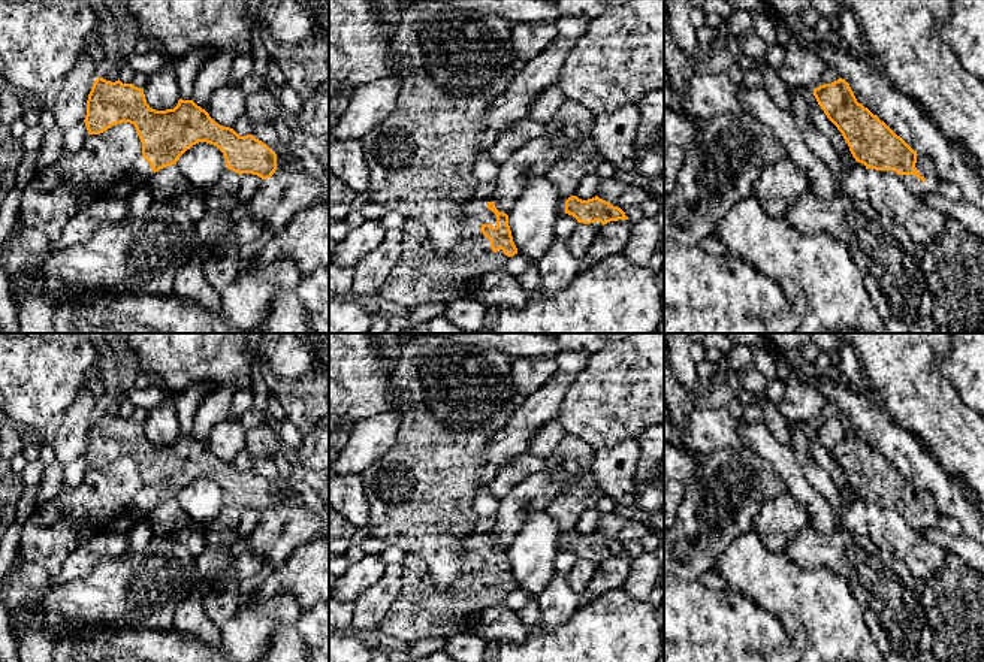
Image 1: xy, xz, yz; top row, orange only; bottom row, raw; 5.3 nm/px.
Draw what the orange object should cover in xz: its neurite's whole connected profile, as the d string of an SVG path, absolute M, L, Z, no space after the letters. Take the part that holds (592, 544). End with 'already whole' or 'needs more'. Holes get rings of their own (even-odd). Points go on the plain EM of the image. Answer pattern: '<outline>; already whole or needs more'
M571 530L565 535L565 548L573 550L577 557L591 559L600 556L603 560L610 556L628 554L625 547L598 530L582 535Z; already whole

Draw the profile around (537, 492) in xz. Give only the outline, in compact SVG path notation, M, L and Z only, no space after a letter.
M538 471L514 486L501 501L492 533L499 547L510 548L531 511L546 510L561 495L552 475Z

